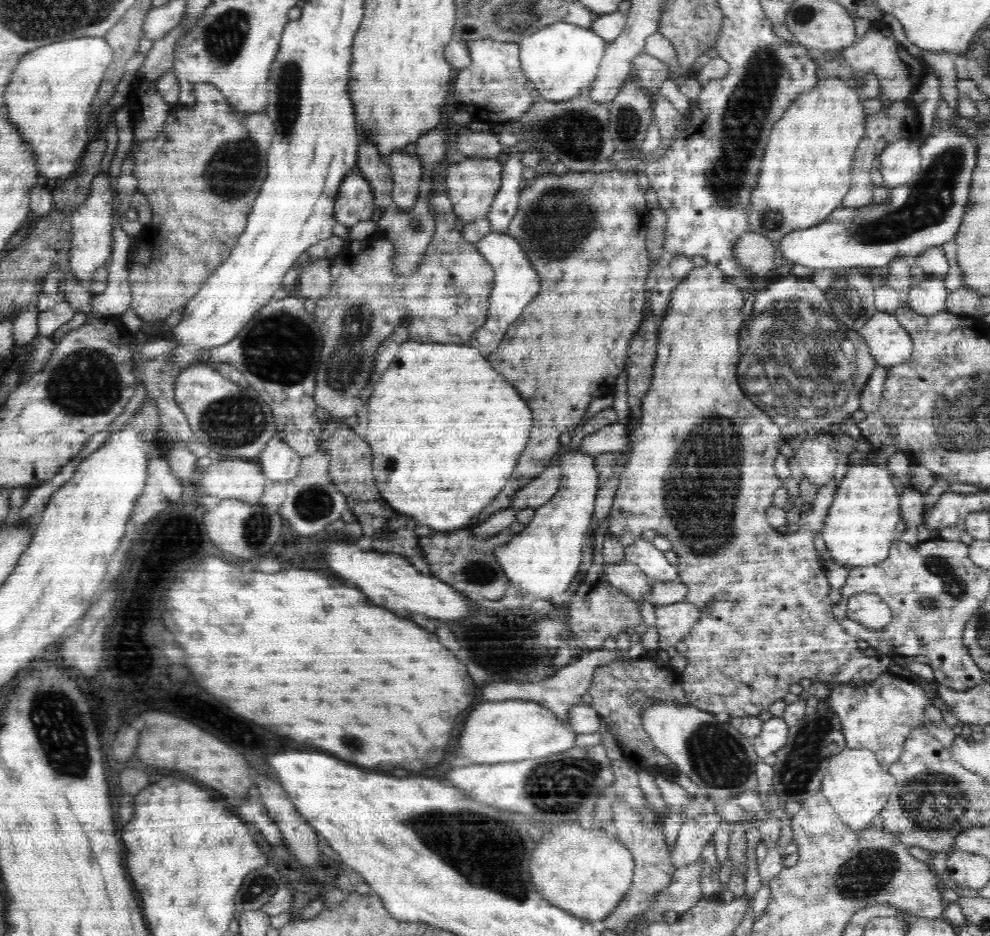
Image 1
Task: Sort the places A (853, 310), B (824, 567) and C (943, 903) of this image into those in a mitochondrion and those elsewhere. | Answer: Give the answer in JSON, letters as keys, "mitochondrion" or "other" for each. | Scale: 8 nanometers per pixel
{"A":"mitochondrion","B":"other","C":"other"}

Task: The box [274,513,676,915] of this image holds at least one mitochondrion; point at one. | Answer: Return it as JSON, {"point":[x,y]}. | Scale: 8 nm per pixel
{"point":[496,865]}

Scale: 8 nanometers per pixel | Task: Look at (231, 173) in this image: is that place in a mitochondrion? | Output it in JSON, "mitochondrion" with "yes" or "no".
{"mitochondrion":"yes"}

